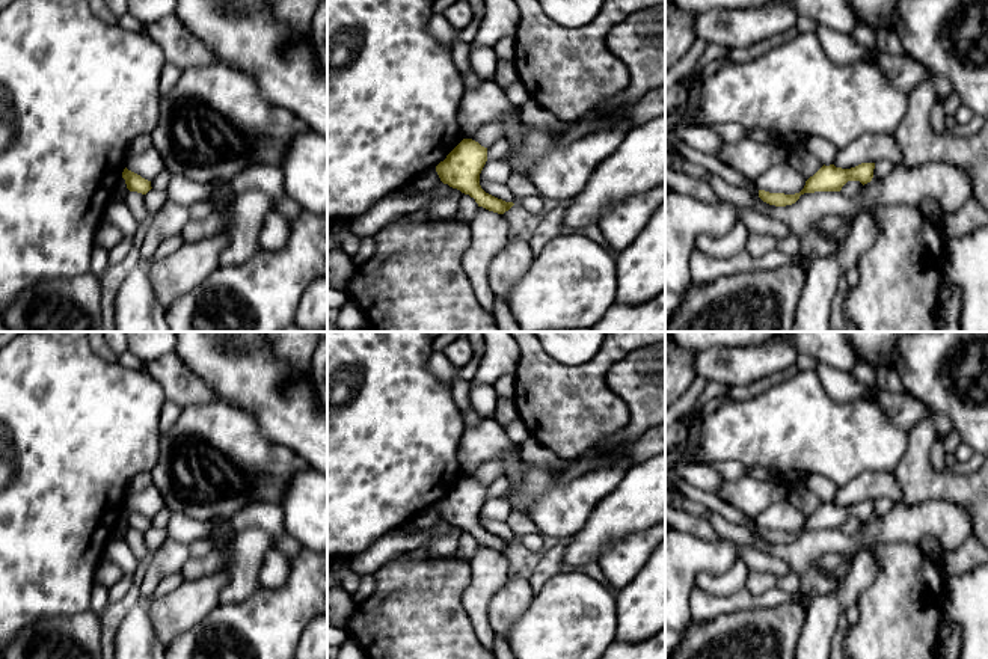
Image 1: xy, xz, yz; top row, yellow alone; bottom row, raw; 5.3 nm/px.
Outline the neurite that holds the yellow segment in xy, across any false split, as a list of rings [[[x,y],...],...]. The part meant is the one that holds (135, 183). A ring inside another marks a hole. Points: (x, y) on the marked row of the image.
[[[127,167],[122,172],[122,178],[125,179],[127,189],[130,192],[137,192],[146,195],[152,187],[151,181],[142,178],[140,175],[128,170]]]

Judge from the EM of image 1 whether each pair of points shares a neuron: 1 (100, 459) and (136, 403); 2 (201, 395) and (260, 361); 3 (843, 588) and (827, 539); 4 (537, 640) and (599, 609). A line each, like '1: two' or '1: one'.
1: one
2: two
3: two
4: one

